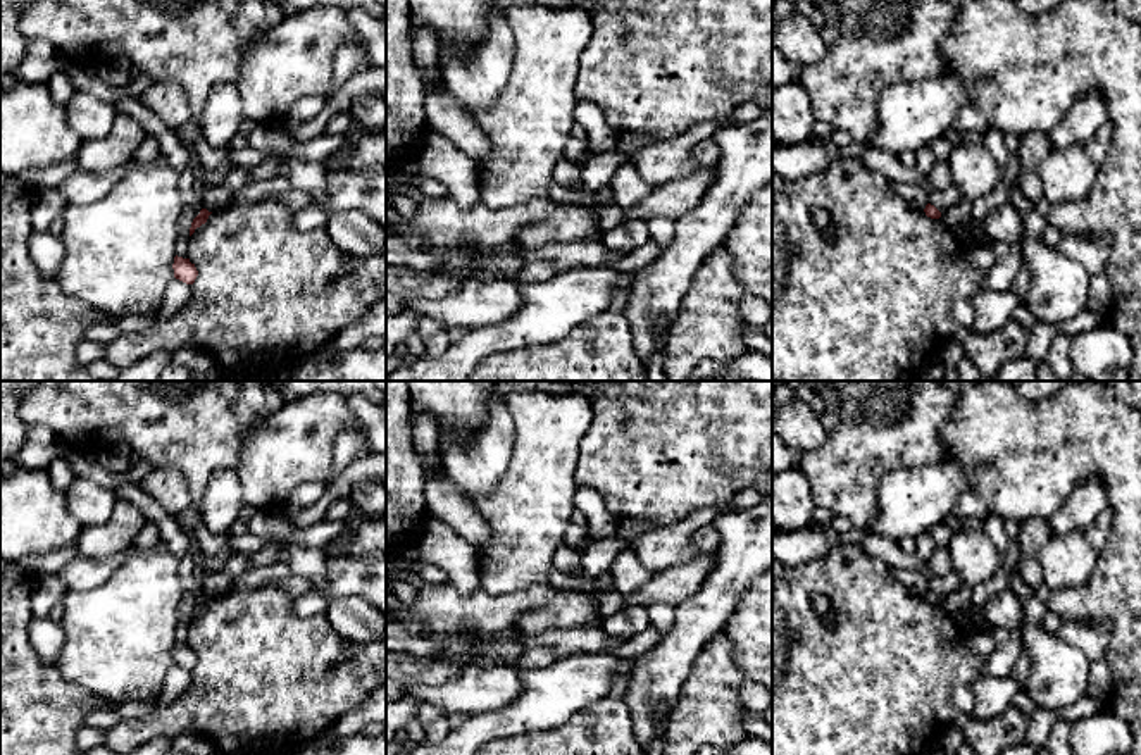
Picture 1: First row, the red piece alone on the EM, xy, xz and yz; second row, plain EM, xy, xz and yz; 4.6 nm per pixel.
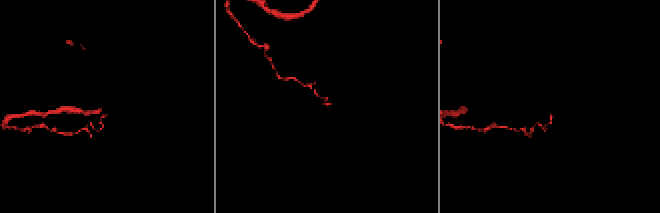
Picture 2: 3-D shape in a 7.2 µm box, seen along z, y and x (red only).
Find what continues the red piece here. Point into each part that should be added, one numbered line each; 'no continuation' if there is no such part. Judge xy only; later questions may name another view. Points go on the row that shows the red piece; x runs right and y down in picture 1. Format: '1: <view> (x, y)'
no continuation

